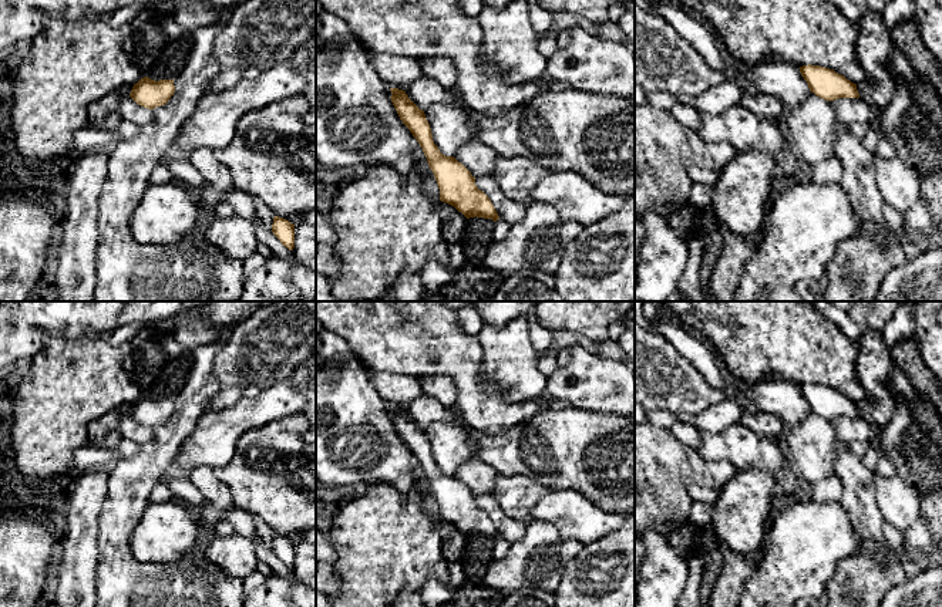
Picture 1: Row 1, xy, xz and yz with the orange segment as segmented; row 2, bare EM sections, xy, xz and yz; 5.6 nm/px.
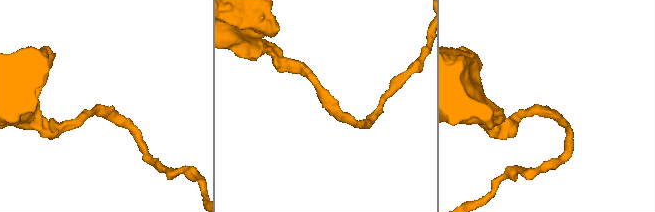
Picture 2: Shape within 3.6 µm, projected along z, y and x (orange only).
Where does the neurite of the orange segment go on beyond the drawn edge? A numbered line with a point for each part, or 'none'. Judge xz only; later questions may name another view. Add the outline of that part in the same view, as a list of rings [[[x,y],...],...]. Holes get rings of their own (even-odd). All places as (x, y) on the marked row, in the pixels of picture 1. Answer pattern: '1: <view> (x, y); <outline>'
none

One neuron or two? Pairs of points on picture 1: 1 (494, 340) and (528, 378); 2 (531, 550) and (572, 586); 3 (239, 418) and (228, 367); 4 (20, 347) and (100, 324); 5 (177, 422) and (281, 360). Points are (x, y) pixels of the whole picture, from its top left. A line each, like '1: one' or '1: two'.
1: one
2: two
3: two
4: one
5: two

